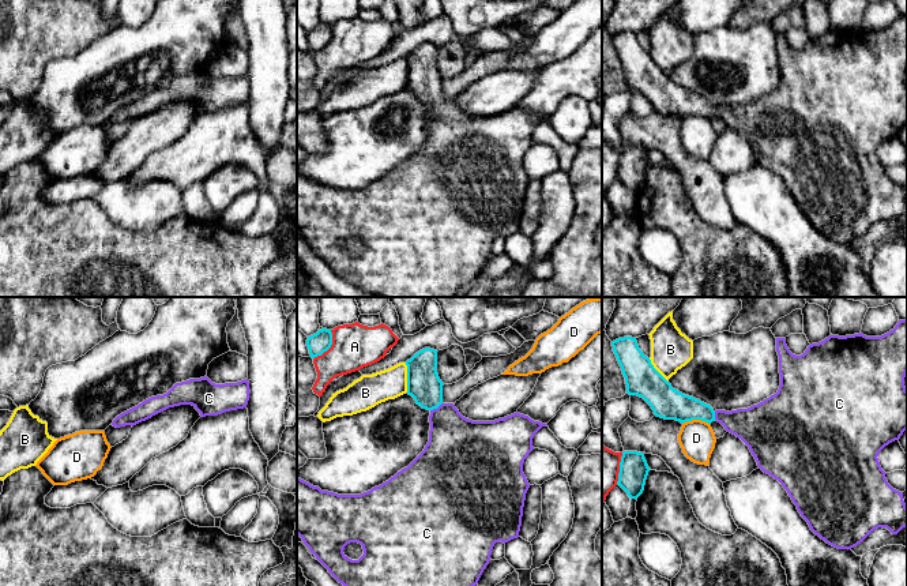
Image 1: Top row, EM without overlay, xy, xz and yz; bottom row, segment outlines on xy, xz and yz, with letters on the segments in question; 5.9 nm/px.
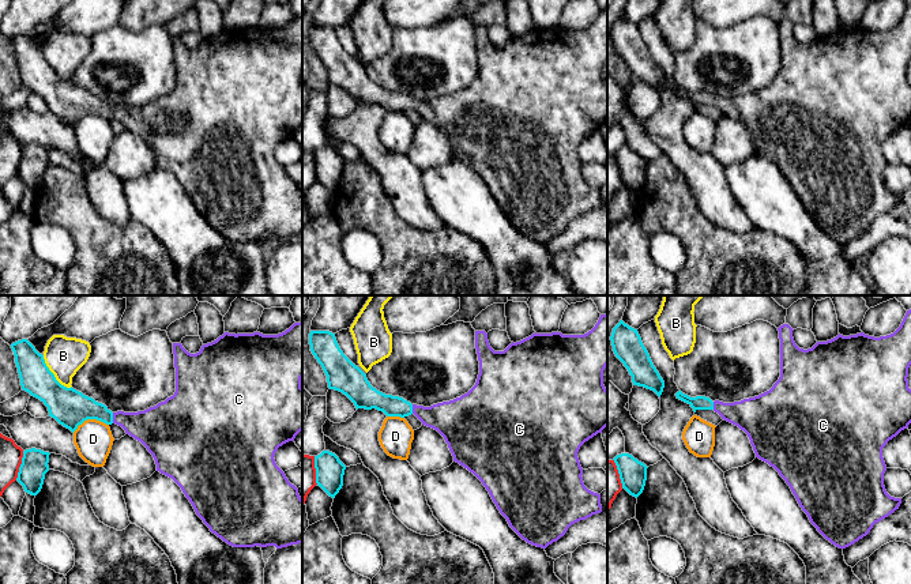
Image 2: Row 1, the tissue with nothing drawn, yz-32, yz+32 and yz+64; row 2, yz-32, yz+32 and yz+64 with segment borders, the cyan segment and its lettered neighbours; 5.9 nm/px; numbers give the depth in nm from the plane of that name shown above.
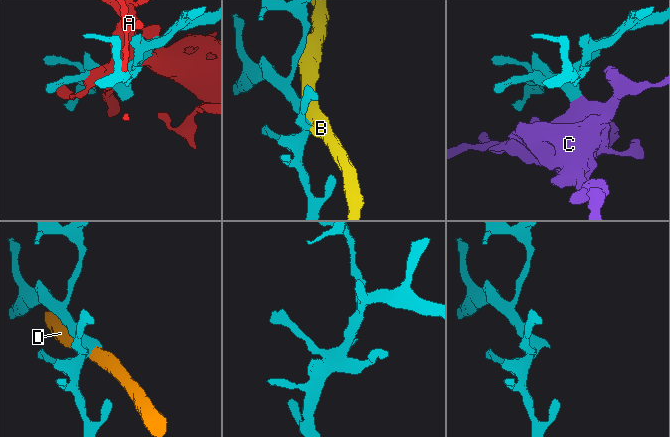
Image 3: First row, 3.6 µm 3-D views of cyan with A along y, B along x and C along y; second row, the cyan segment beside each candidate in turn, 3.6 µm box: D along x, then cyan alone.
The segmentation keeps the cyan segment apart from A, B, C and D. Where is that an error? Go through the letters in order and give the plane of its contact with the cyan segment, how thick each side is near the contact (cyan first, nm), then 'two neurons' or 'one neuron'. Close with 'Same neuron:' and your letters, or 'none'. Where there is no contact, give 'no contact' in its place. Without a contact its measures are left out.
A: meets cyan in xz; 120 nm thick on the cyan side, 260 nm on the other; two neurons
B: meets cyan in xz; 200 nm thick on the cyan side, 190 nm on the other; two neurons
C: meets cyan in xz; 200 nm thick on the cyan side, 340 nm on the other; one neuron
D: meets cyan in yz; 190 nm thick on the cyan side, 220 nm on the other; two neurons
Same neuron: C

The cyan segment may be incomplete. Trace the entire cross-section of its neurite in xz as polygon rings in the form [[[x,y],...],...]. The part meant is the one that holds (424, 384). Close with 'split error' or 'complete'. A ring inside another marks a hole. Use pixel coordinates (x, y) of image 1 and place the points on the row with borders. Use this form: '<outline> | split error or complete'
[[[425,348],[415,353],[407,365],[407,394],[411,395],[417,405],[430,412],[429,442],[424,451],[404,469],[398,472],[388,481],[372,488],[361,495],[338,495],[321,491],[309,482],[297,477],[297,534],[304,544],[316,556],[316,559],[328,570],[328,572],[343,586],[475,586],[490,561],[492,549],[496,542],[508,542],[519,537],[526,493],[530,484],[523,473],[523,463],[528,454],[534,450],[534,435],[547,424],[531,420],[528,416],[513,413],[494,421],[473,421],[463,417],[454,403],[443,402],[443,386],[437,373],[437,350]],[[350,542],[362,545],[364,555],[358,560],[349,559],[343,549]]] | split error

